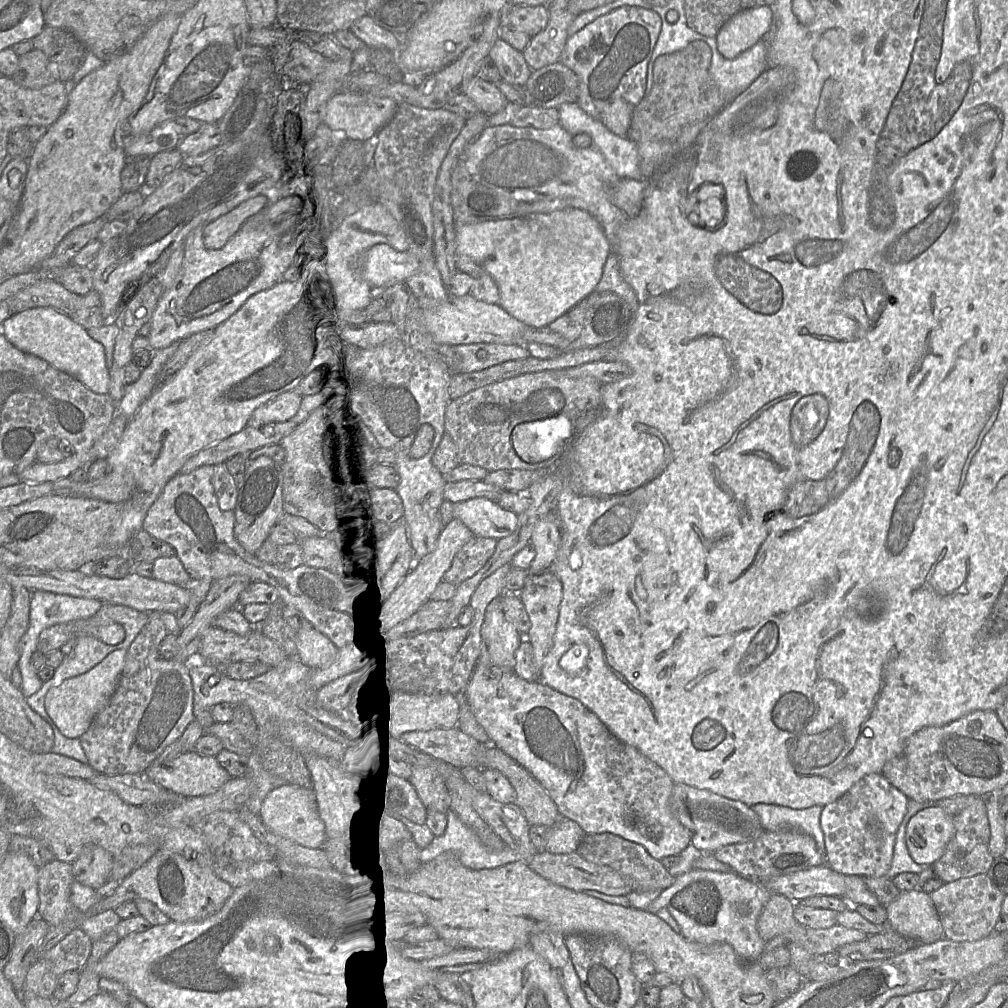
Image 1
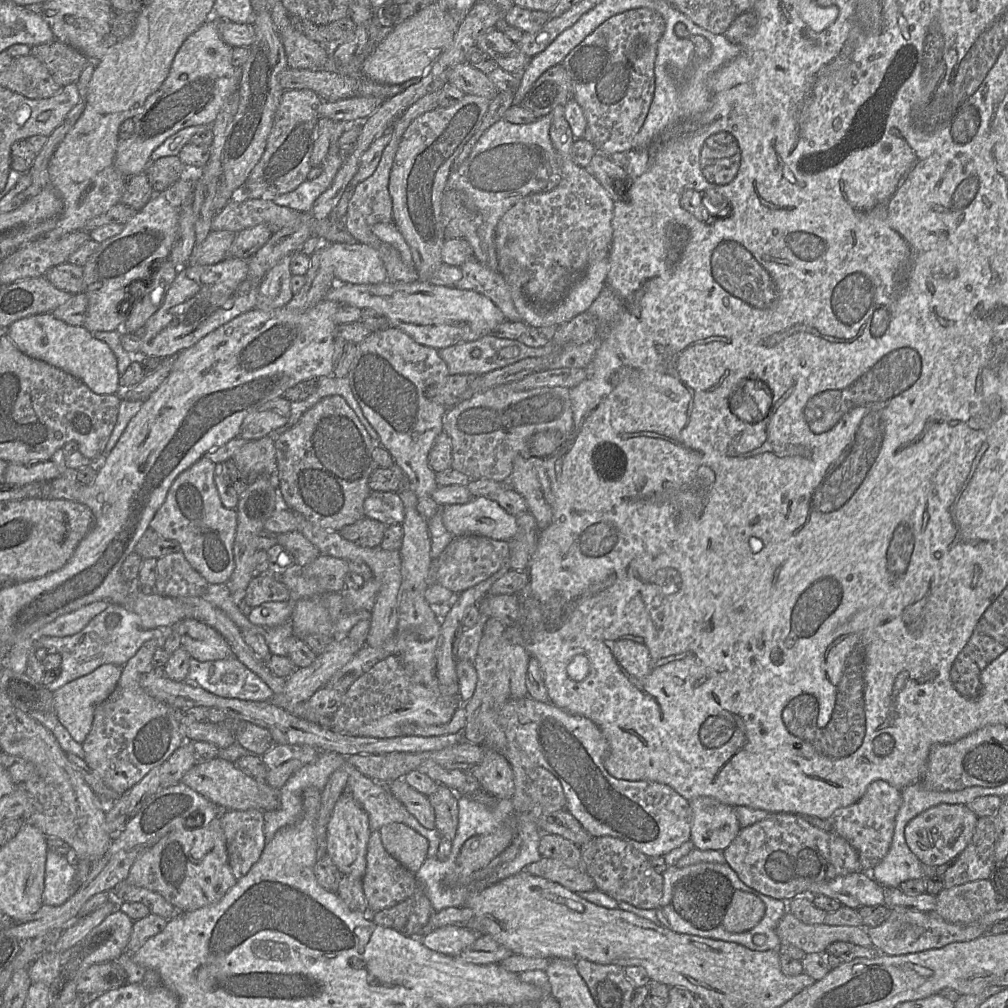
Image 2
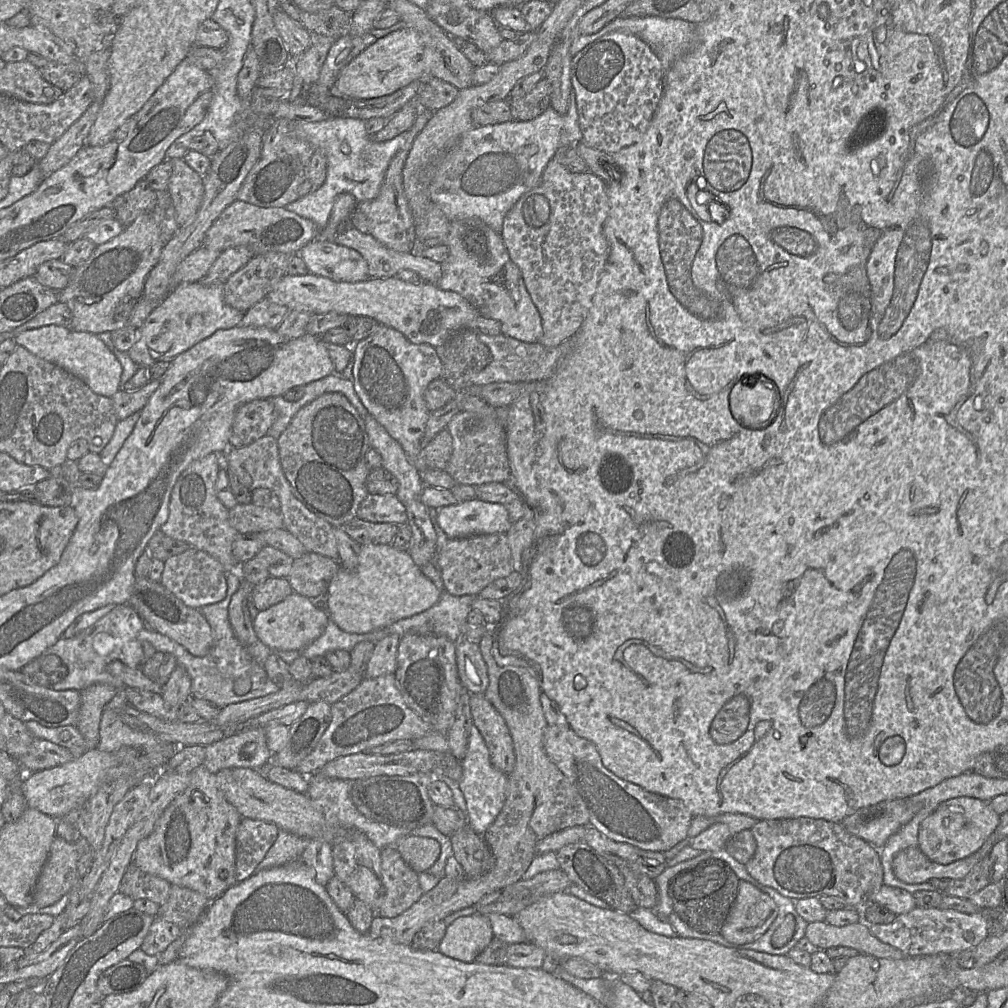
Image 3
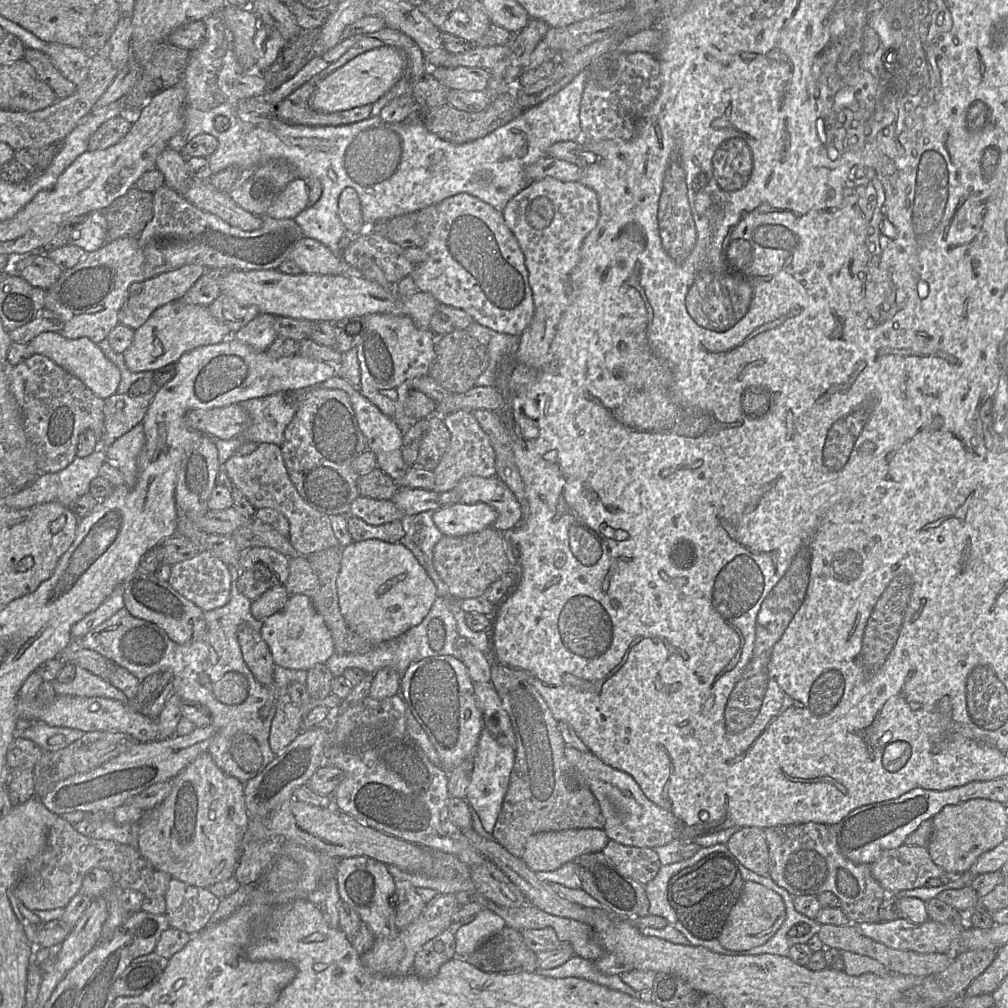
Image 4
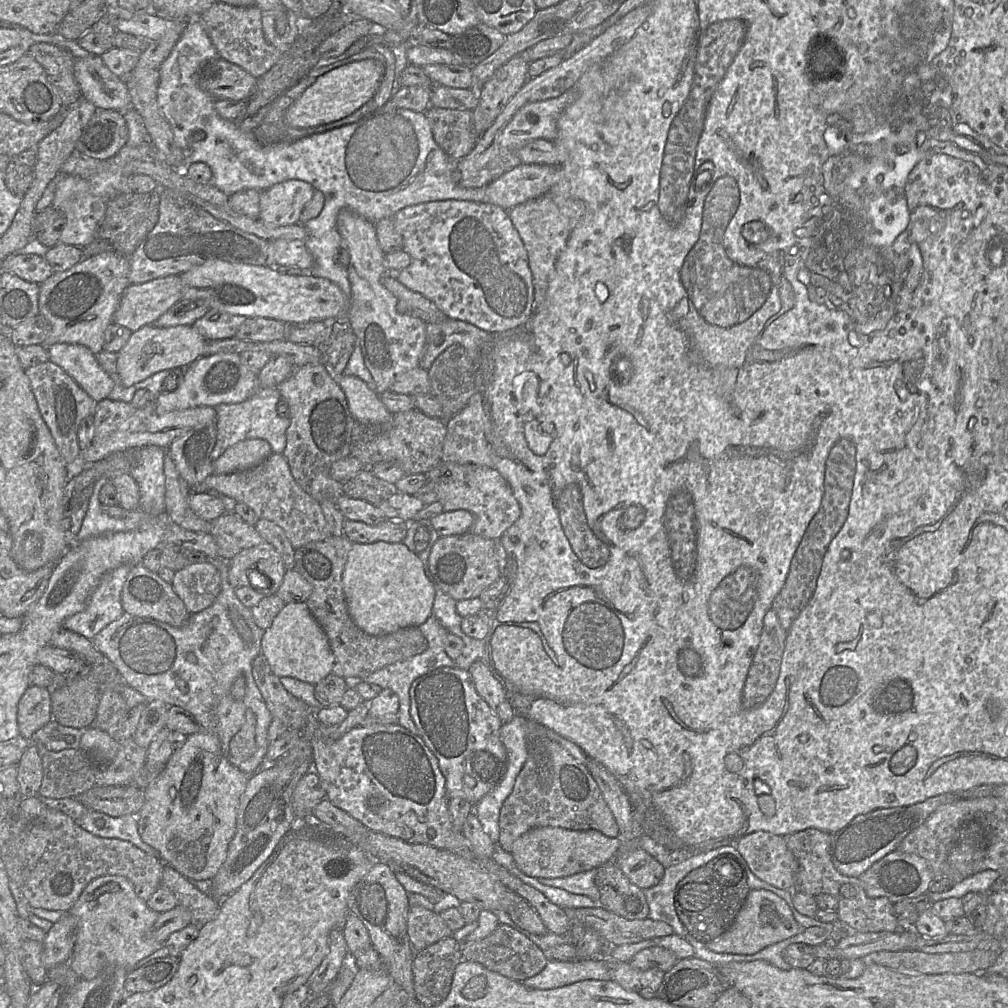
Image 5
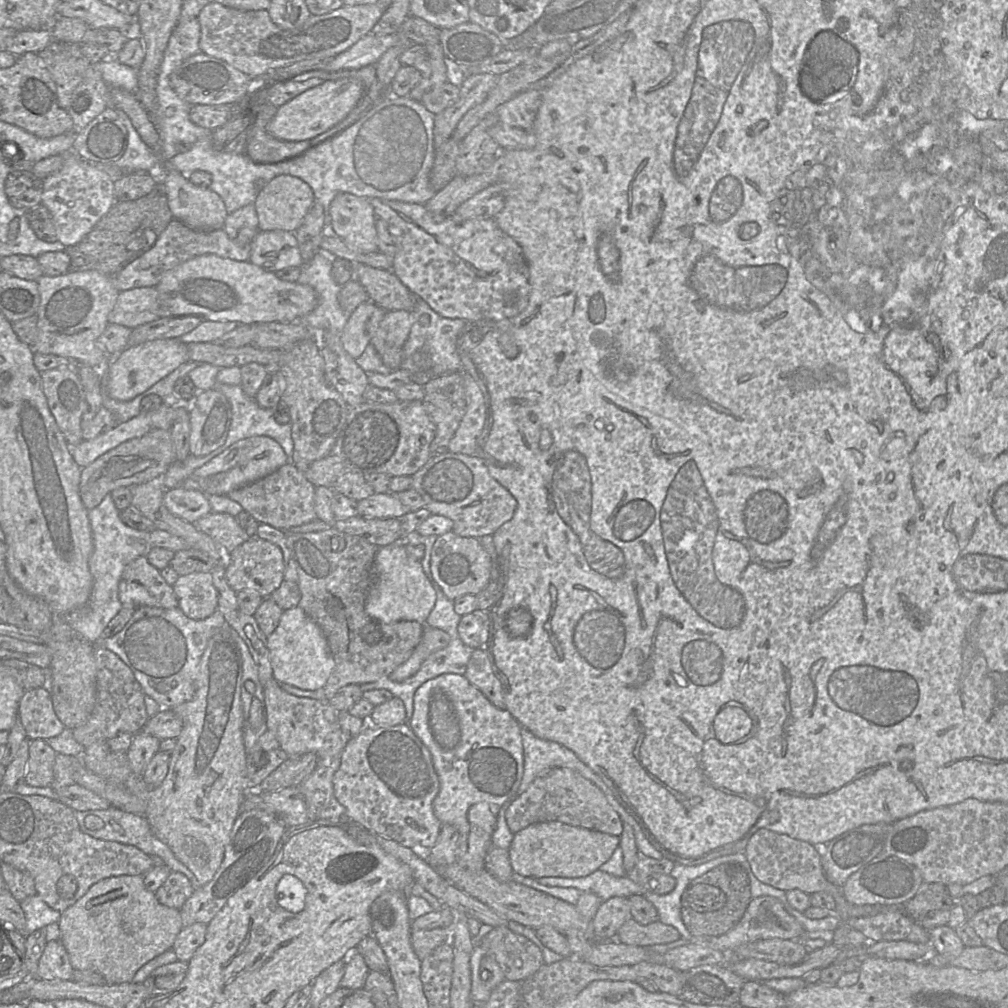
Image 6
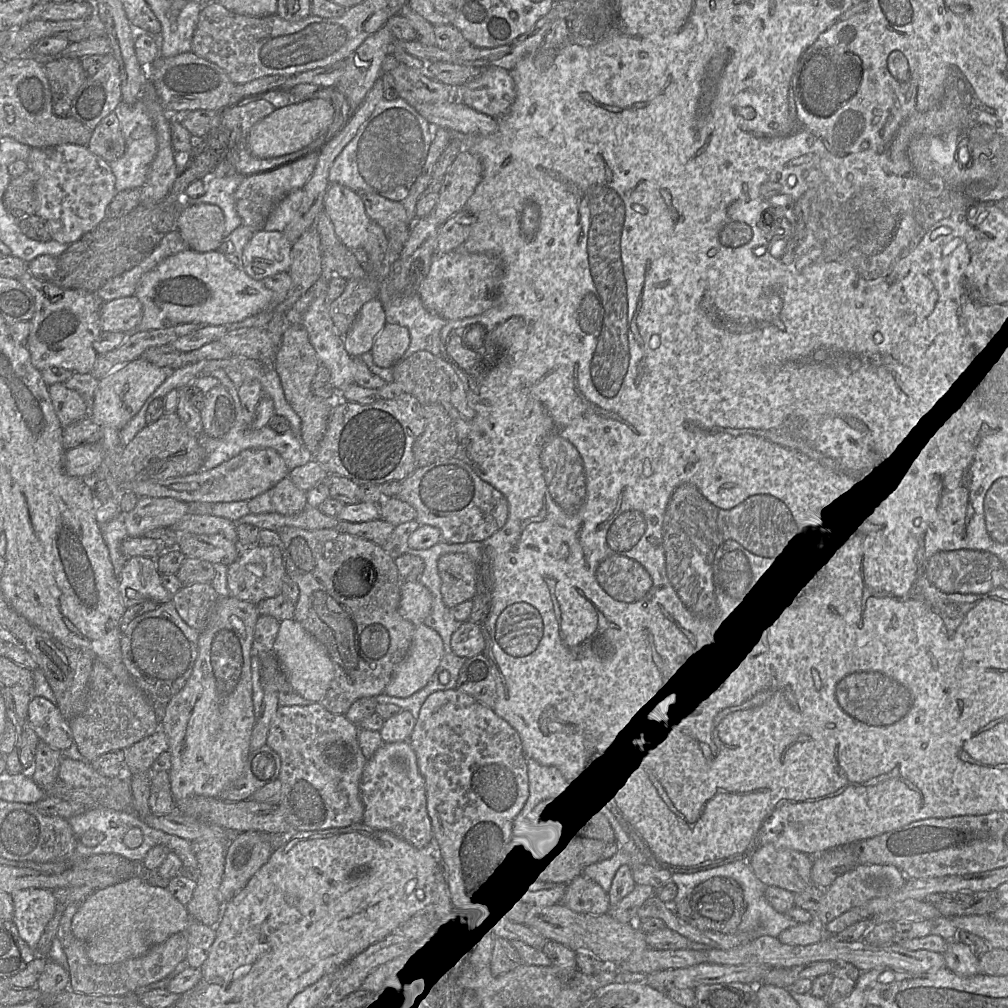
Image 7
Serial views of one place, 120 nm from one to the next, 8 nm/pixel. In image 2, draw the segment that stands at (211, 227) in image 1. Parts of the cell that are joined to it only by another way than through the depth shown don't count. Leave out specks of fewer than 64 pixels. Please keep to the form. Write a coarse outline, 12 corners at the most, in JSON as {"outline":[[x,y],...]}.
{"outline":[[211,230],[188,264],[214,265],[227,257],[236,237]]}

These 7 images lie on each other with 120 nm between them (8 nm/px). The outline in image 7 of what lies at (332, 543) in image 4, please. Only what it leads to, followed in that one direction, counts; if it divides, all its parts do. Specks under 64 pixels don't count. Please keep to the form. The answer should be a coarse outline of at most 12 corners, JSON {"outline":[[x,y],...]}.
{"outline":[[289,476],[248,500],[252,514],[294,515],[306,505],[306,492]]}

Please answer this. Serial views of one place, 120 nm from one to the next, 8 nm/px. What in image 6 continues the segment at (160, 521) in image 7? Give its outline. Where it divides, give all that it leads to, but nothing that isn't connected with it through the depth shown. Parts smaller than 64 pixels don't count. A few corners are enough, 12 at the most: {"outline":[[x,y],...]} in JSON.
{"outline":[[169,489],[163,501],[171,514],[194,524],[212,512],[208,496]]}

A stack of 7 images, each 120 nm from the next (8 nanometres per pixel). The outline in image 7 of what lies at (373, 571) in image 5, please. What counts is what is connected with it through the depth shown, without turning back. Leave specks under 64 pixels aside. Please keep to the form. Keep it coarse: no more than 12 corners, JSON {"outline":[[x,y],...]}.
{"outline":[[402,581],[399,614],[423,623],[431,592],[419,581]]}

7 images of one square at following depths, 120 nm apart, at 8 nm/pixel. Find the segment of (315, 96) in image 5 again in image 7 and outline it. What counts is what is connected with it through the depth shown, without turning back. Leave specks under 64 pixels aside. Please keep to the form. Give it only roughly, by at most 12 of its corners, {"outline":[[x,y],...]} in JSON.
{"outline":[[306,99],[249,131],[257,158],[299,151],[329,128],[334,107]]}

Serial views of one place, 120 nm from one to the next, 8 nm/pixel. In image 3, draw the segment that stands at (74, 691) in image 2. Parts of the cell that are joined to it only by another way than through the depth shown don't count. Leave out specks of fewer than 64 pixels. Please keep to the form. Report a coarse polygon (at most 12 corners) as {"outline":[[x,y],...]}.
{"outline":[[94,684],[80,691],[76,727],[89,749],[98,745],[103,708],[117,689]]}

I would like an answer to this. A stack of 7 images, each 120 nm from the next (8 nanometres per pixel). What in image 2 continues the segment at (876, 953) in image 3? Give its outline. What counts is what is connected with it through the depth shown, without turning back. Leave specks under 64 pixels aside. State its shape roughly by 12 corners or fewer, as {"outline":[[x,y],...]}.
{"outline":[[780,919],[781,945],[824,953],[834,942],[873,947],[864,927]]}

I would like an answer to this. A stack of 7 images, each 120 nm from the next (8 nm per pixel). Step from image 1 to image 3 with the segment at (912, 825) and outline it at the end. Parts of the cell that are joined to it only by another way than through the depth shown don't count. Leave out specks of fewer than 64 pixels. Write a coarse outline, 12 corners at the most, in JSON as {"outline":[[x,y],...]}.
{"outline":[[988,801],[941,802],[917,847],[947,865],[978,851],[1000,822]]}

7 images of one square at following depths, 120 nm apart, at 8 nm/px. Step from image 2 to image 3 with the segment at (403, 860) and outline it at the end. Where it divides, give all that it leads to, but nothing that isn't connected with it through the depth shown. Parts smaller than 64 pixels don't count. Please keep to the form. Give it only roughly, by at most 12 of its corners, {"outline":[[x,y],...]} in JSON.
{"outline":[[412,834],[395,848],[416,873],[440,854],[436,840]]}

